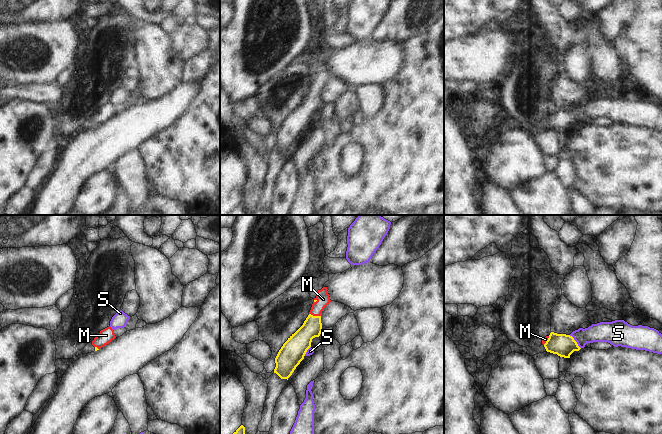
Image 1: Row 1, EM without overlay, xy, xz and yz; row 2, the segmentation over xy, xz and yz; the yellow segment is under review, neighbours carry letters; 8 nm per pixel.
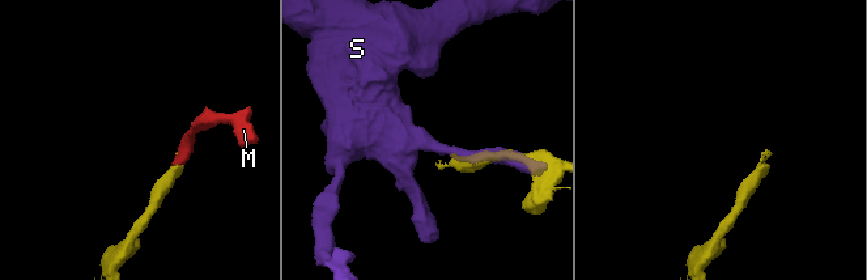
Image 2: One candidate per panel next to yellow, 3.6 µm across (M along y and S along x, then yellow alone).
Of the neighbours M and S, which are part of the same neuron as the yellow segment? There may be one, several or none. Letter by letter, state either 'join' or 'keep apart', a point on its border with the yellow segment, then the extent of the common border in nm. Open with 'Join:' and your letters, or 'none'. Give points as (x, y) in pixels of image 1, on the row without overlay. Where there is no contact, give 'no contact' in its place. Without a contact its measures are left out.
Join: M
M: join | xz (315, 92) | 100 nm
S: keep apart | yz (575, 117) | 140 nm

